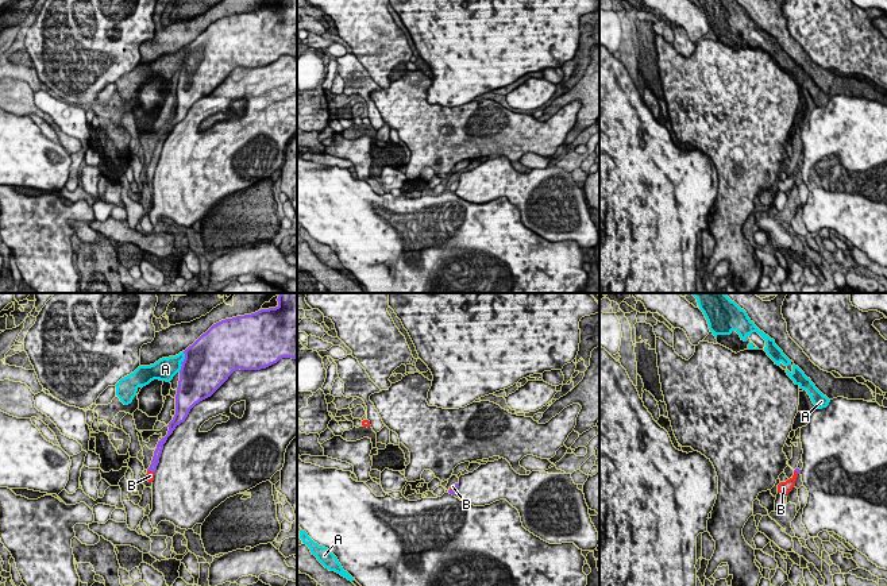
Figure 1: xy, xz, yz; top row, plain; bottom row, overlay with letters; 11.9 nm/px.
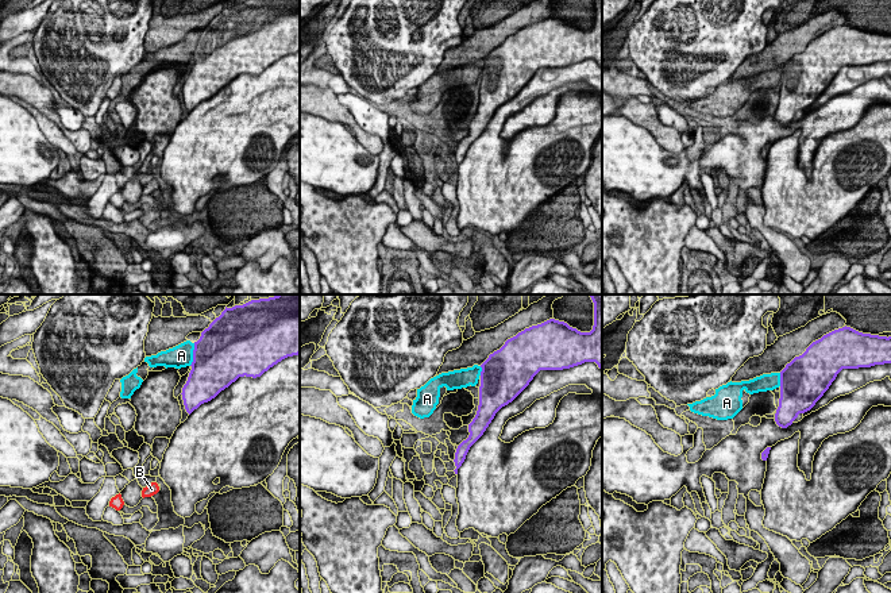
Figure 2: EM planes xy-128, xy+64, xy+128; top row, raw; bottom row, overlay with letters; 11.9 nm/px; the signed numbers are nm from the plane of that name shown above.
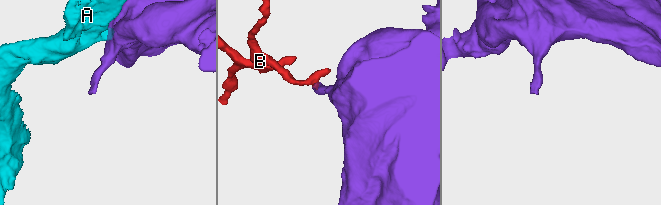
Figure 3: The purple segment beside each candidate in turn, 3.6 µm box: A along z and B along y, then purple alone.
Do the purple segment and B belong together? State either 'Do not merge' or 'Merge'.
Merge

